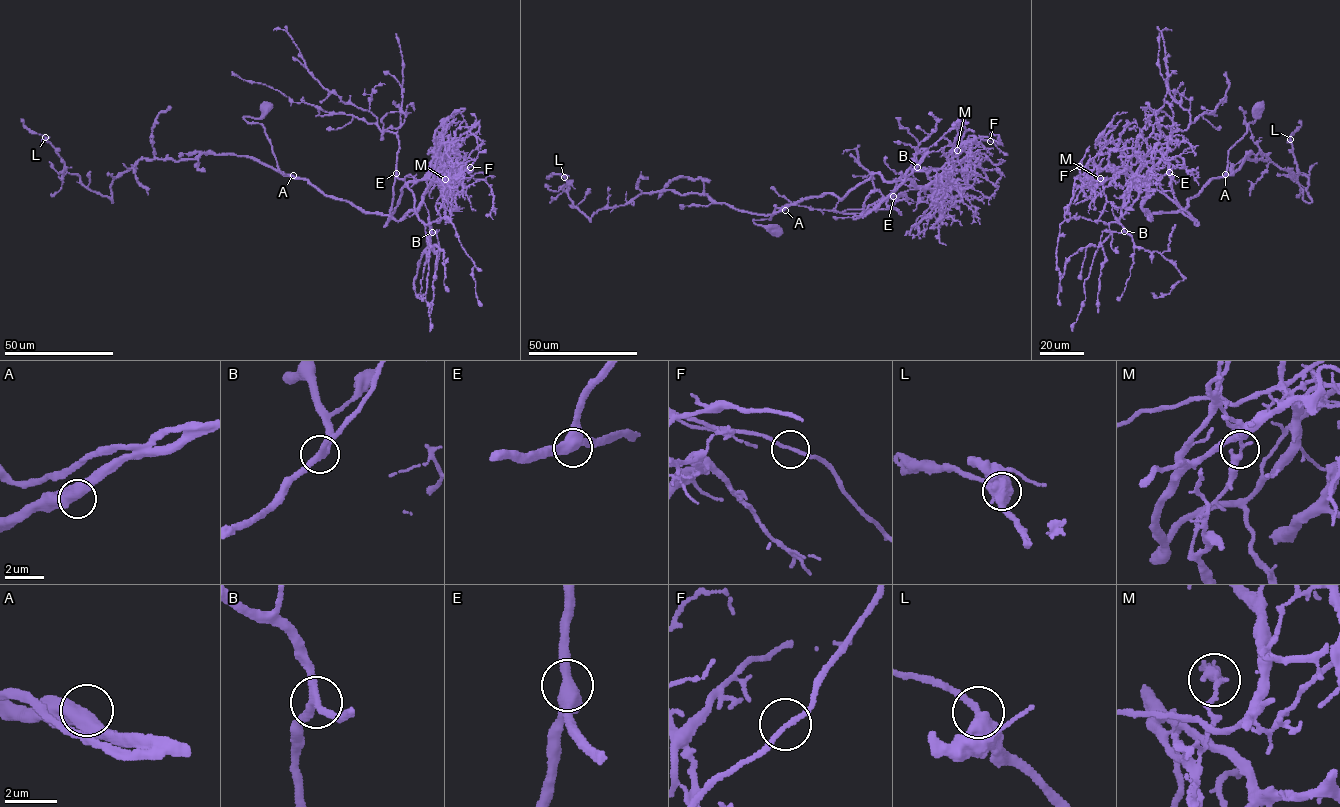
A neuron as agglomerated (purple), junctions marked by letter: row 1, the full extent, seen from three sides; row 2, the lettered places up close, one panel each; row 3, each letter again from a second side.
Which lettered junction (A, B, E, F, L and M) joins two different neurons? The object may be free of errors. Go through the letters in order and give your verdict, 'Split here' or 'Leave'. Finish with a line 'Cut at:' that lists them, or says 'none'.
A: Leave
B: Leave
E: Leave
F: Leave
L: Leave
M: Split here
Cut at: M

